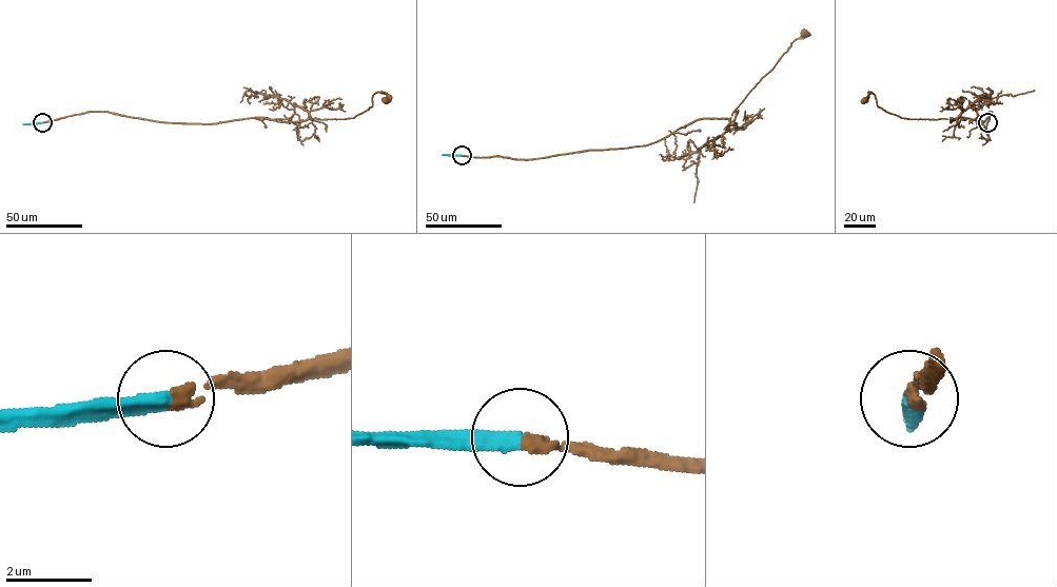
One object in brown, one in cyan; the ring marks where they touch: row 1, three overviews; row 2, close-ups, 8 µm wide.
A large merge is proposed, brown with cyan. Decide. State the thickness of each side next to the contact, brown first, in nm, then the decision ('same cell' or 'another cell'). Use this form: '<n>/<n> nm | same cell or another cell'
280/360 nm | same cell

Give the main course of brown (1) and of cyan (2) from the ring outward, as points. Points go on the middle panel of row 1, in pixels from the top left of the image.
1: (462, 155), (527, 159), (627, 148), (656, 142), (698, 119), (729, 118), (791, 43), (805, 36), (804, 33)
2: (462, 155), (442, 155)

